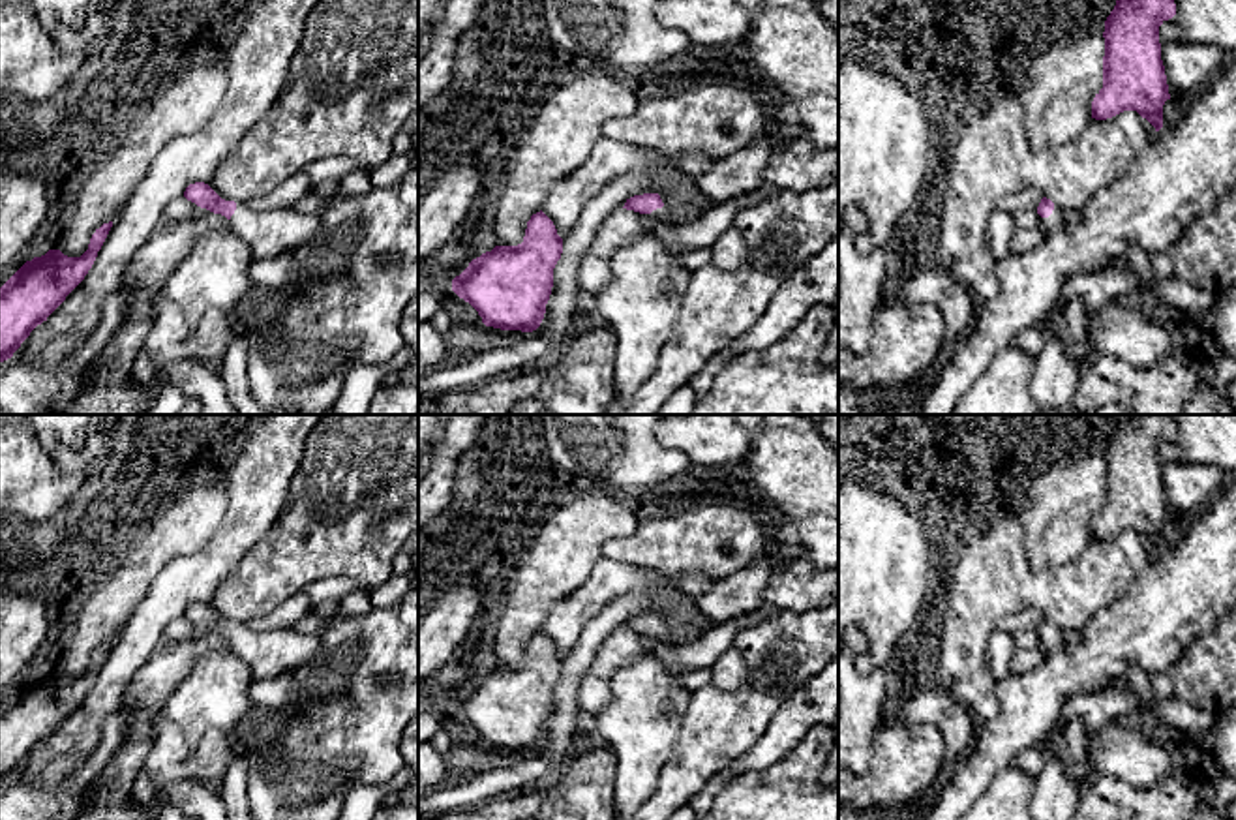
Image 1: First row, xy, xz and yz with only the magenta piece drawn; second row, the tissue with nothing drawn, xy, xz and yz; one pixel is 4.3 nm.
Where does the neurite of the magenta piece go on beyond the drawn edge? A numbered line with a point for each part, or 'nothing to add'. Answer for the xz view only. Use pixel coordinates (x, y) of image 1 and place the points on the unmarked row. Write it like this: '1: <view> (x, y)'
1: xz (664, 635)

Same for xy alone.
1: xy (278, 652)

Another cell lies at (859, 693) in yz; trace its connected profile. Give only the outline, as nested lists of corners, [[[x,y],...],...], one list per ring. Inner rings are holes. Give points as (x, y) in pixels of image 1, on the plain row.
[[[857,627],[838,642],[838,766],[855,777],[868,771],[874,734],[883,721],[885,672],[859,672],[855,662],[867,645]]]

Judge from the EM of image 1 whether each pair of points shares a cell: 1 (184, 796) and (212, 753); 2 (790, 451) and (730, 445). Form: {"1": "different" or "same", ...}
{"1": "different", "2": "different"}

